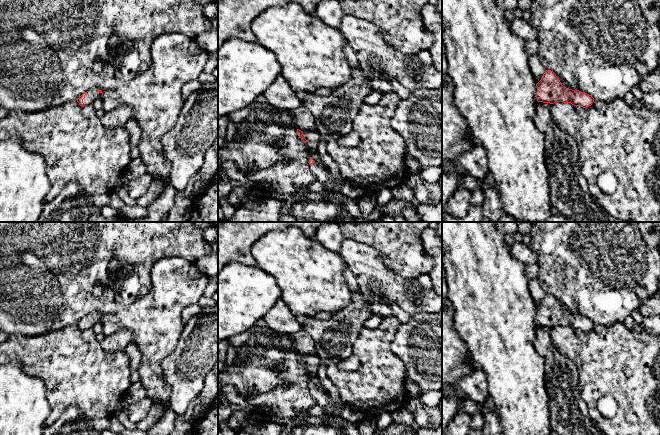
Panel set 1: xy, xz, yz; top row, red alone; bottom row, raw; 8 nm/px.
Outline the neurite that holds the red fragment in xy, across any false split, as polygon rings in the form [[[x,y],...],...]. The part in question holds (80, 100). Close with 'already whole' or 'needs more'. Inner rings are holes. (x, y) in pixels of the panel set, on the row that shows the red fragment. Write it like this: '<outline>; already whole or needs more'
[[[92,89],[88,92],[83,93],[79,98],[77,99],[77,102],[80,106],[84,107],[89,104],[93,104],[93,102],[101,97],[102,90],[99,89]]]; needs more

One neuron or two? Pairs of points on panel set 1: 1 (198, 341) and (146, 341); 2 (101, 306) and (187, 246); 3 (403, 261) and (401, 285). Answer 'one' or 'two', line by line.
1: two
2: one
3: two

